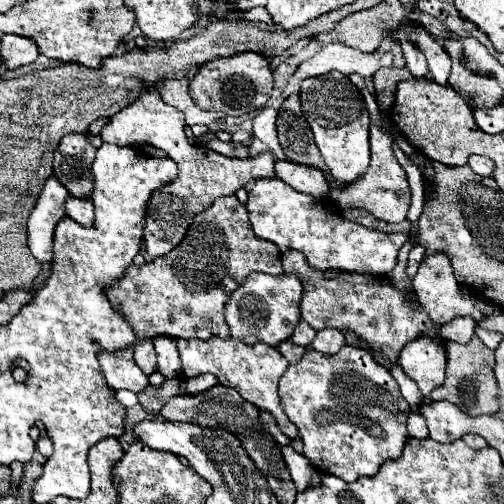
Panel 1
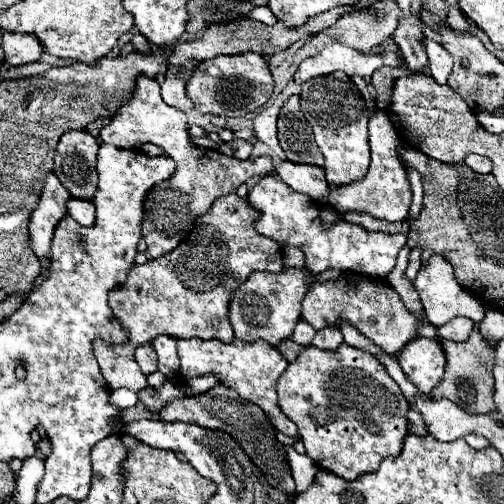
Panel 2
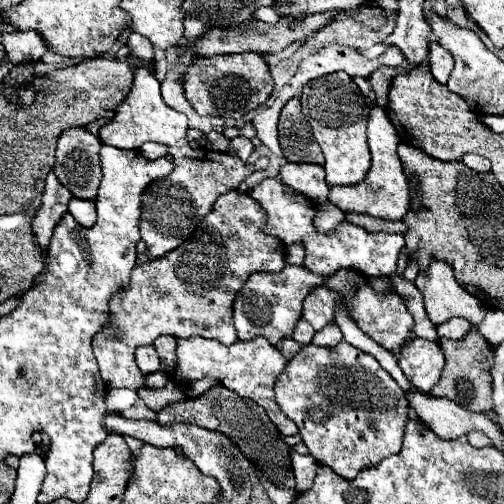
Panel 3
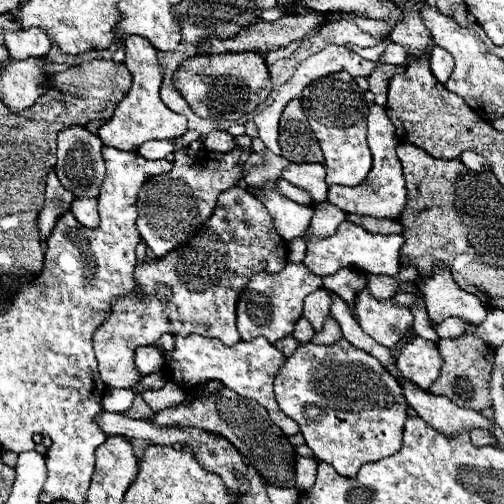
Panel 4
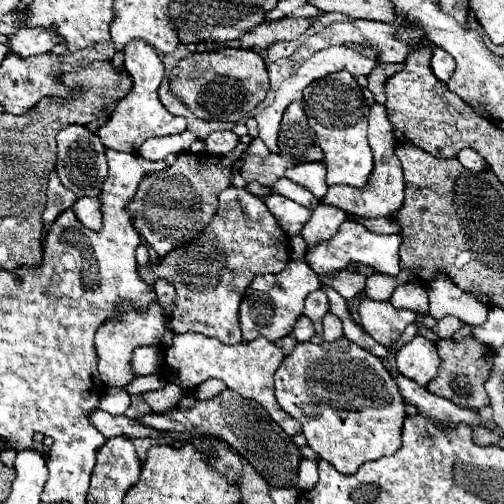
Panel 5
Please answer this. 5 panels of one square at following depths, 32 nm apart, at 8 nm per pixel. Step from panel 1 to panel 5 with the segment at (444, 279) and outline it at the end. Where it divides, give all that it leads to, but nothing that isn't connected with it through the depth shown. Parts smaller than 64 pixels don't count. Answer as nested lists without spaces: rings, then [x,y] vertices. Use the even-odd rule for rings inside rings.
[[[438,276],[434,282],[426,286],[430,298],[430,314],[440,320],[442,316],[456,316],[468,326],[484,324],[488,316],[488,308],[476,300],[472,294],[456,288],[448,276]]]

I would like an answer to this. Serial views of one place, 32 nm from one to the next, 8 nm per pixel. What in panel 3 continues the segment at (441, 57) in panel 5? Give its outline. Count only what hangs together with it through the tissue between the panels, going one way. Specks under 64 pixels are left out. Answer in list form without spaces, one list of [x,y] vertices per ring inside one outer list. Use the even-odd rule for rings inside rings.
[[[430,42],[430,54],[428,54],[428,62],[430,62],[430,72],[432,76],[440,82],[440,84],[446,84],[450,72],[452,72],[452,64],[454,64],[454,58],[448,50],[444,50],[440,44],[436,42]]]

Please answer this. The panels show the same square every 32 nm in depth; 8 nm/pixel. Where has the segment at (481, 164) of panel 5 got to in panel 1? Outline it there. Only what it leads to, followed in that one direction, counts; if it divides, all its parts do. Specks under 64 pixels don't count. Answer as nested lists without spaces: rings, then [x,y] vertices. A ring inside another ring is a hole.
[[[470,156],[468,158],[468,166],[476,172],[476,174],[482,174],[482,176],[490,176],[494,172],[494,164],[490,158],[486,156]]]

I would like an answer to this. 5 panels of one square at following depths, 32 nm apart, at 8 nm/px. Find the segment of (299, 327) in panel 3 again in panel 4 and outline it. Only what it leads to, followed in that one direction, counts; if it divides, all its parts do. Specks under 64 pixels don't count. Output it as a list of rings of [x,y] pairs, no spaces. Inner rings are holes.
[[[302,316],[298,322],[296,322],[296,330],[294,330],[294,338],[298,340],[298,342],[310,342],[312,338],[314,338],[314,328],[312,328],[312,324],[308,324],[308,320]]]

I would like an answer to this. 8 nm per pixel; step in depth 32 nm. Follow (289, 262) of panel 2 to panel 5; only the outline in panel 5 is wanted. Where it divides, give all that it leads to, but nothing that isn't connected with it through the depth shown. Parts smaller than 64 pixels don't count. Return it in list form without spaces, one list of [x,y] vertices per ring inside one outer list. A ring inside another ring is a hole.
[[[300,234],[292,236],[290,238],[290,258],[292,260],[298,260],[298,258],[304,256],[304,252],[306,252],[306,242],[302,240],[302,236]]]

